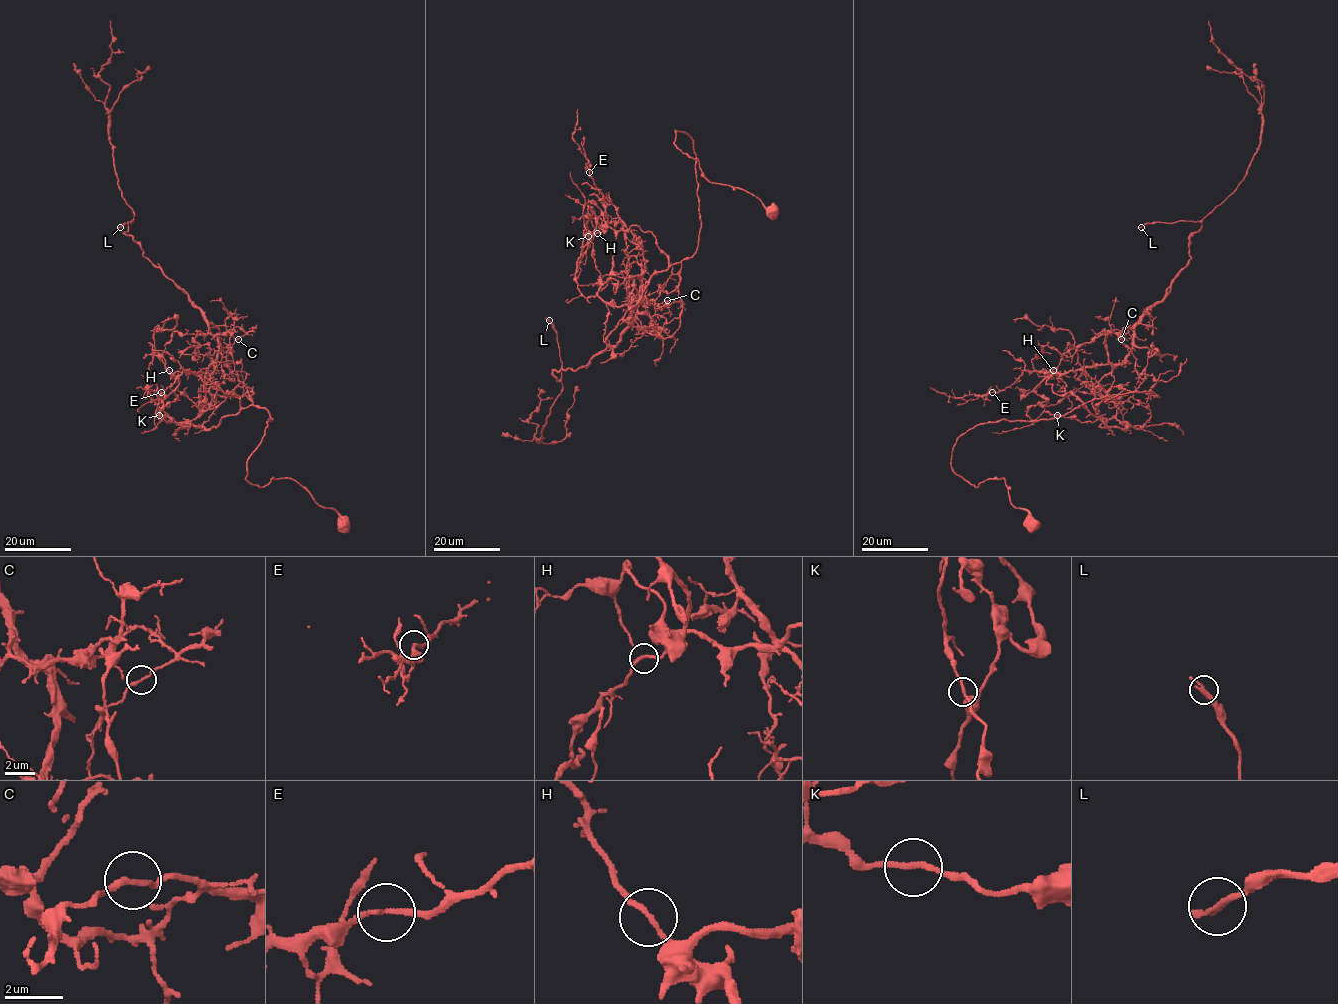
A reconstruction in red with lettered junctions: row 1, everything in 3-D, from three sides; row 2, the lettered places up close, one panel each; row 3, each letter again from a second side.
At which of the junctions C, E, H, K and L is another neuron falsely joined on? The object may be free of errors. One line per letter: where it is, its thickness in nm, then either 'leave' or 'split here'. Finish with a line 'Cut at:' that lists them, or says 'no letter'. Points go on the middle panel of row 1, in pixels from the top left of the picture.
C: at (667, 300); 180 nm thick; split here
E: at (589, 172); 180 nm thick; leave
H: at (597, 233); 180 nm thick; leave
K: at (588, 236); 200 nm thick; leave
L: at (549, 320); 200 nm thick; leave
Cut at: C

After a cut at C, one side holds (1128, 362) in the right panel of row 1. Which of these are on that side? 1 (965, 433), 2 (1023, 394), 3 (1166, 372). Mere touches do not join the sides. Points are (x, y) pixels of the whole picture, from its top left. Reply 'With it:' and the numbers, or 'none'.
With it: none

